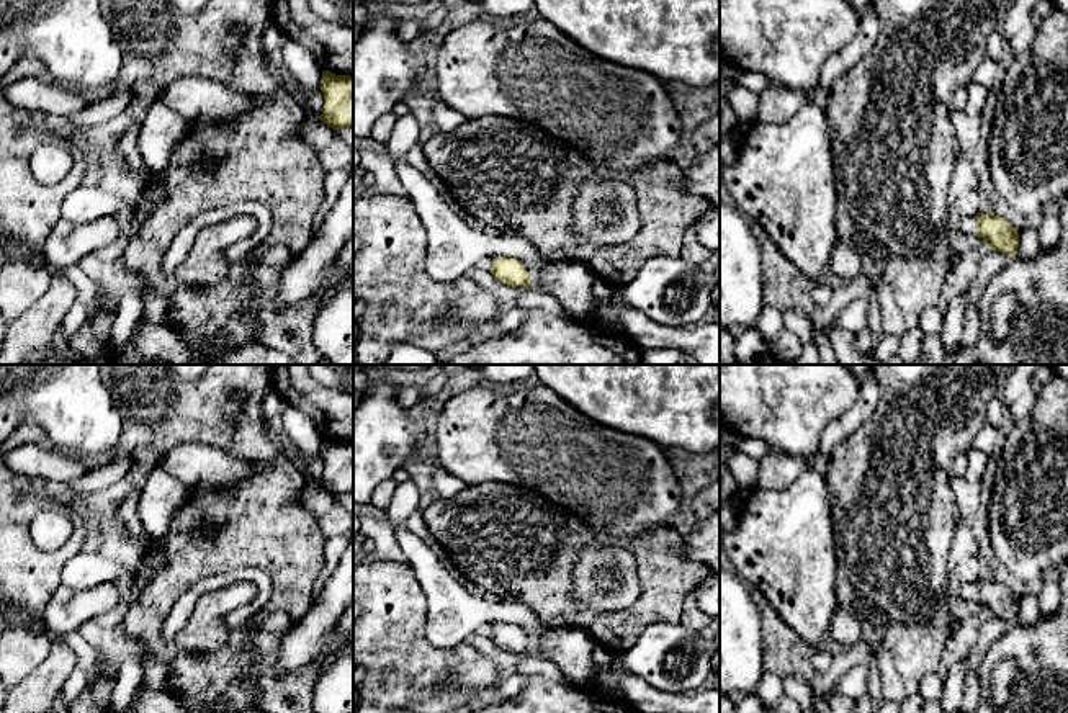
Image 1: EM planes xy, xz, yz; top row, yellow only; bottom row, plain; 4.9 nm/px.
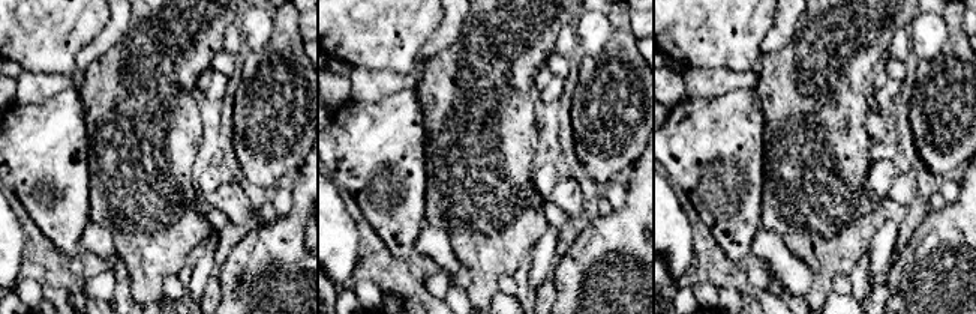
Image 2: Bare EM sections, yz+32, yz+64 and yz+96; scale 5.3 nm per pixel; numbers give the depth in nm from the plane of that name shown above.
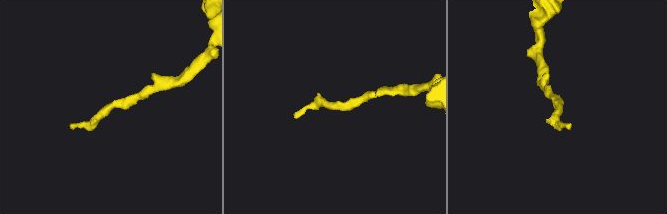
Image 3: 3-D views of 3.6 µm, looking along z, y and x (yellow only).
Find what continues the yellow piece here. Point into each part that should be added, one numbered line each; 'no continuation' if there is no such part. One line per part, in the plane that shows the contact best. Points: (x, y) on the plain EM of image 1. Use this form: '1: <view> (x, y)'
1: yz (967, 591)

